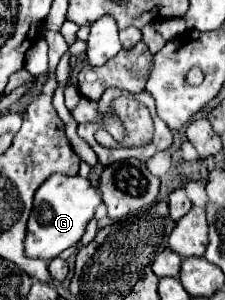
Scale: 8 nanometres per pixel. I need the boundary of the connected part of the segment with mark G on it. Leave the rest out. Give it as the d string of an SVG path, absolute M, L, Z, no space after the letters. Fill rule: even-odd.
M52 175L42 183L42 187L34 195L34 209L28 219L28 235L26 235L26 255L38 259L54 259L64 249L76 245L86 231L86 225L94 217L96 207L102 203L96 189L88 179L76 175Z

